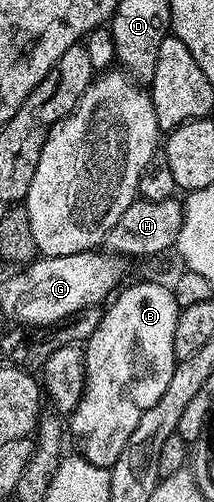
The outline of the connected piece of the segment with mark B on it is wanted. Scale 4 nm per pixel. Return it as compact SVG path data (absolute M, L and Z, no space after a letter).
M138 282L135 286L128 286L119 289L113 301L102 310L102 319L96 332L92 332L84 344L86 387L80 404L68 418L68 434L69 437L70 434L74 437L74 442L78 445L77 453L92 464L107 468L114 466L124 452L124 444L128 444L128 436L136 432L140 416L148 412L148 408L152 408L160 396L164 396L164 388L168 388L176 365L174 345L180 307L174 299L173 289L169 285L161 286L158 282Z

